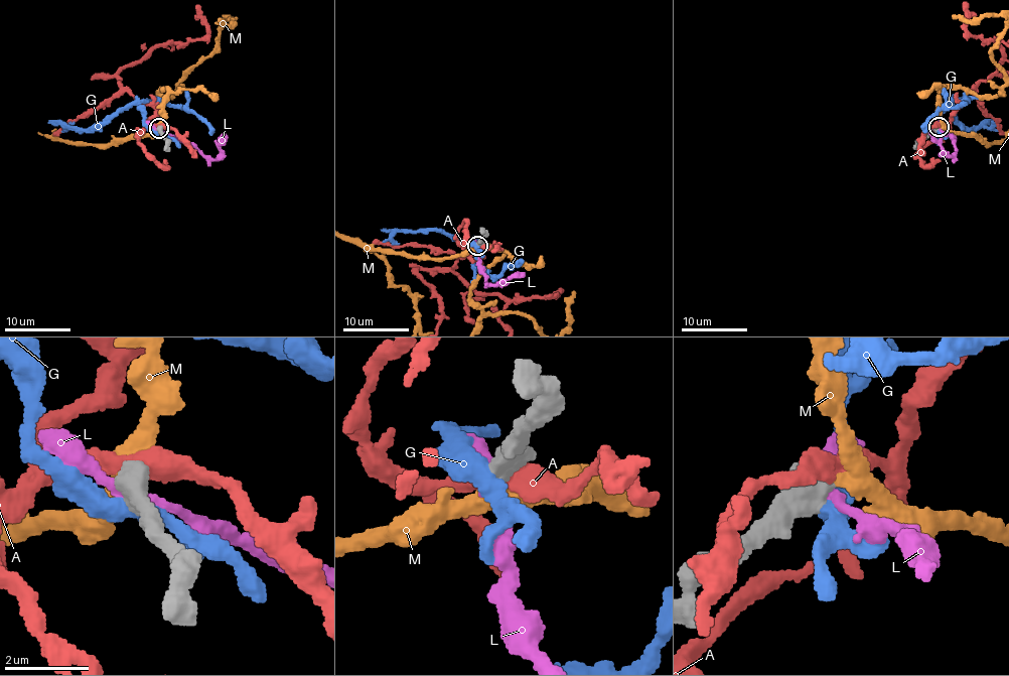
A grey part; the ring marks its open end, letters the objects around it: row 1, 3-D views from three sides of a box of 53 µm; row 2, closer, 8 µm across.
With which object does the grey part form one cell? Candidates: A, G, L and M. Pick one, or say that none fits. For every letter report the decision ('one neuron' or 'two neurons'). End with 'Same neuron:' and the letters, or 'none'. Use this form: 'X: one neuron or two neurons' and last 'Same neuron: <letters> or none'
A: two neurons
G: two neurons
L: two neurons
M: one neuron
Same neuron: M

